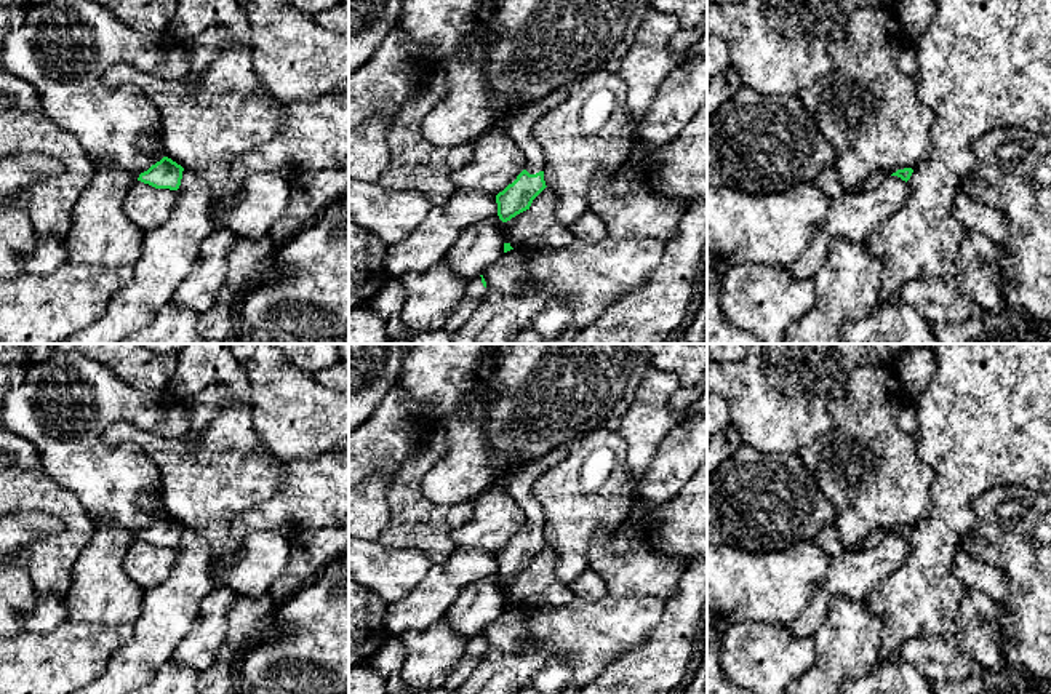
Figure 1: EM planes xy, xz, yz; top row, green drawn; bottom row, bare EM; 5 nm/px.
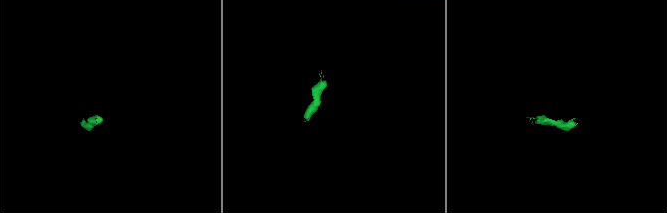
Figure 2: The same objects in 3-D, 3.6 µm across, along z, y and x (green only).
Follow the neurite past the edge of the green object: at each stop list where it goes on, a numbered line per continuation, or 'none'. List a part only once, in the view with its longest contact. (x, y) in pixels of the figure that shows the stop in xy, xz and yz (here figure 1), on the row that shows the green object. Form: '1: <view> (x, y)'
1: xz (520, 127)
2: xz (474, 293)

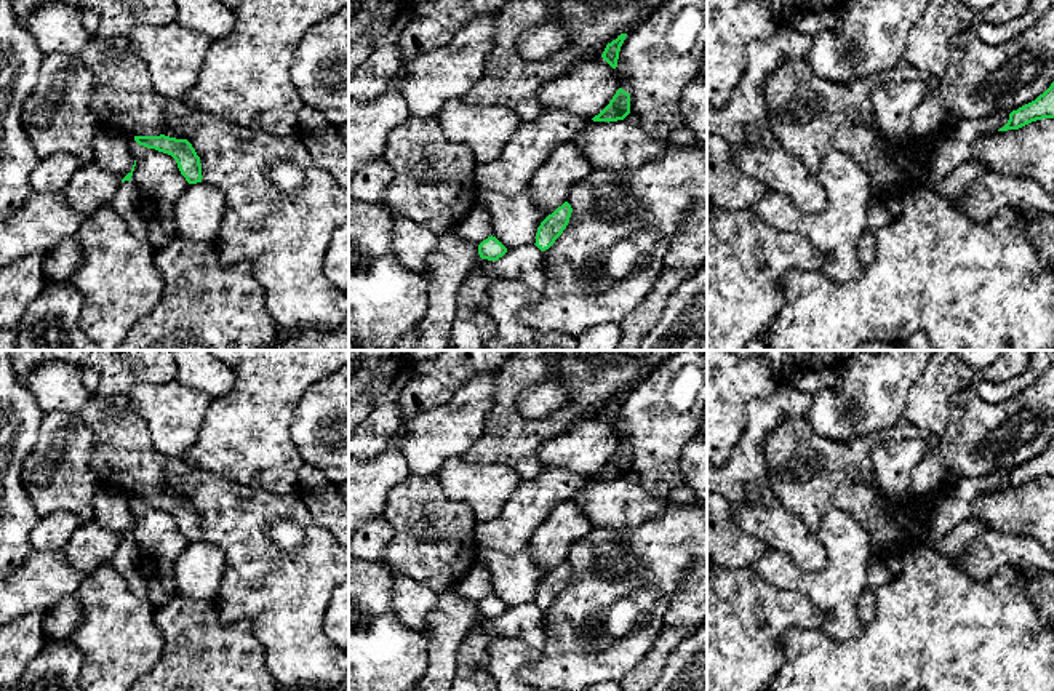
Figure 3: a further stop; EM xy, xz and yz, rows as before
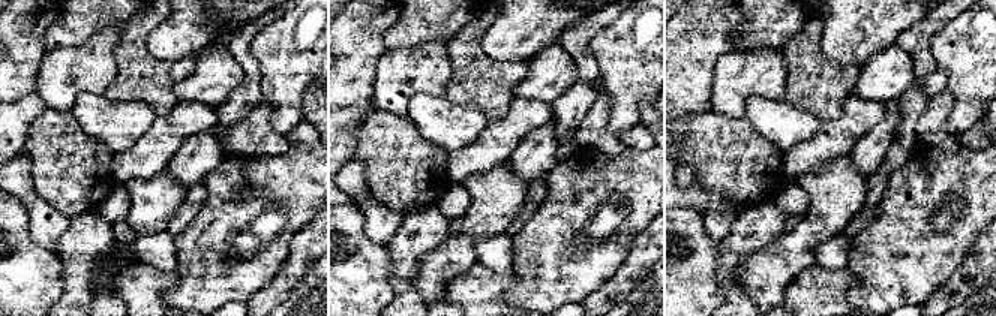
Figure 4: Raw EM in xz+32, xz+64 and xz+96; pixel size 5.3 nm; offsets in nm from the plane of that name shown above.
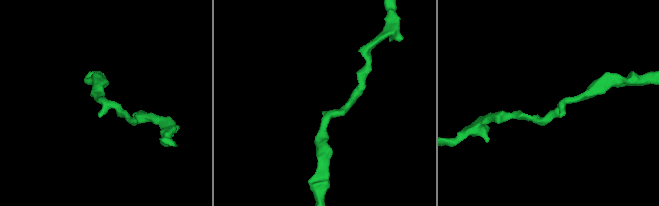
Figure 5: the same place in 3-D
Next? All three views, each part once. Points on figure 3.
1: xy (125, 202)

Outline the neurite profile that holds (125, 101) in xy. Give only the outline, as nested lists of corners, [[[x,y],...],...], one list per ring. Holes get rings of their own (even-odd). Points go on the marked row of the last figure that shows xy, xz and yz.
[[[91,37],[80,58],[96,77],[90,107],[99,117],[101,128],[131,138],[165,134],[186,139],[166,120],[184,117],[187,106],[182,98],[165,98],[154,90],[147,66],[130,37],[112,42]]]

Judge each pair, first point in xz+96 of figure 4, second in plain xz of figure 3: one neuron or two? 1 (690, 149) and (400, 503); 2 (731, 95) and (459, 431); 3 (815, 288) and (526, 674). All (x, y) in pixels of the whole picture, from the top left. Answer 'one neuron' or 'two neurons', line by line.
1: one neuron
2: one neuron
3: two neurons

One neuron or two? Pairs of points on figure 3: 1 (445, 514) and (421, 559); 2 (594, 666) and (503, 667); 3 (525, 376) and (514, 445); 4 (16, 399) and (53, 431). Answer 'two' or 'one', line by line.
1: one
2: two
3: one
4: two

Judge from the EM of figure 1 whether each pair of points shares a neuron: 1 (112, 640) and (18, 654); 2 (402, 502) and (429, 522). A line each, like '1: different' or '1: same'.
1: same
2: same

